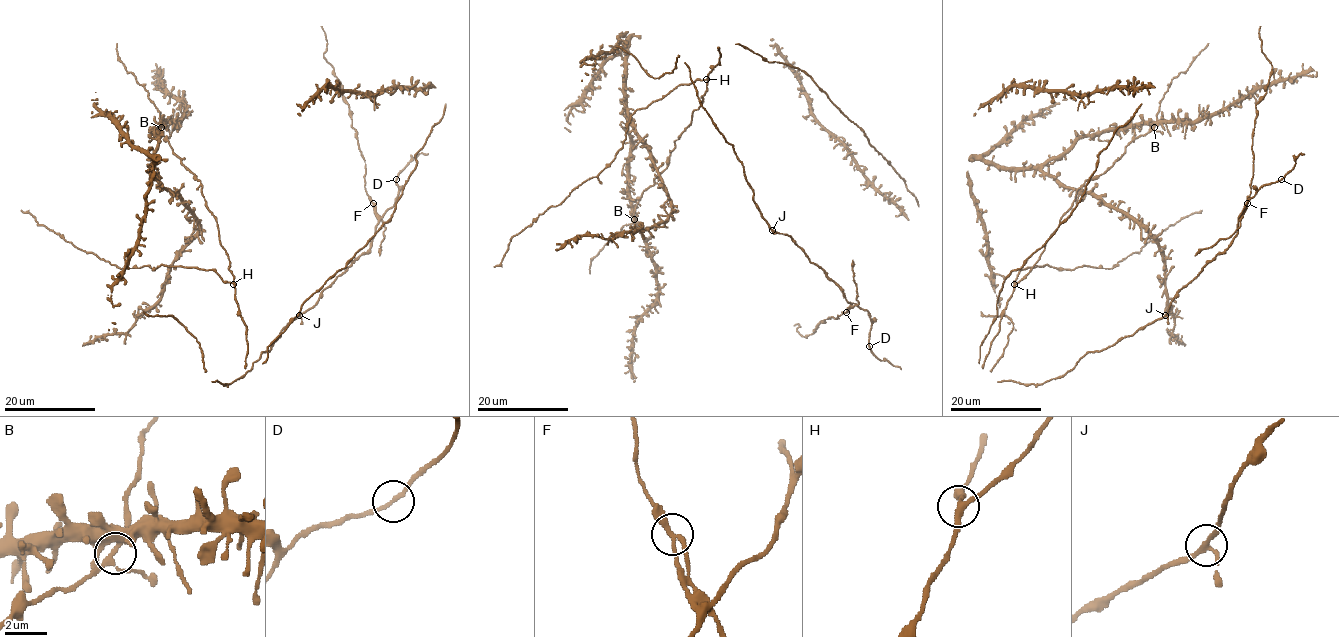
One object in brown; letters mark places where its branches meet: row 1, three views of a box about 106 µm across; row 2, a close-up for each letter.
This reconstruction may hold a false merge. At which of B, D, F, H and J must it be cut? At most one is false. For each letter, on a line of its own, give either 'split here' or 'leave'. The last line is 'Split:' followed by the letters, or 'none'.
B: leave
D: leave
F: split here
H: leave
J: leave
Split: F

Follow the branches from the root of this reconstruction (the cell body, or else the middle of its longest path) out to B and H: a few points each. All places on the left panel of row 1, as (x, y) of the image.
B: (156, 138), (156, 128), (159, 125), (161, 127)
H: (156, 138), (160, 125), (172, 151), (200, 182), (205, 206), (217, 220), (218, 236), (228, 256), (233, 284)

